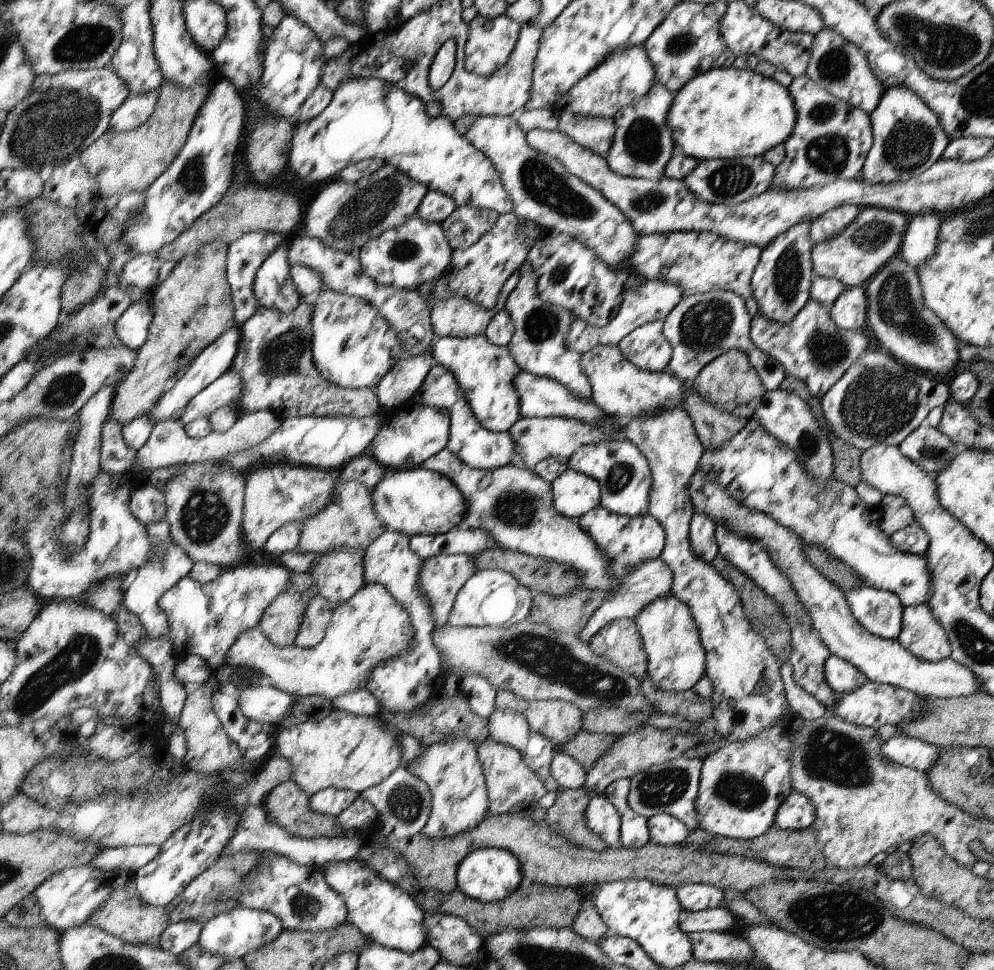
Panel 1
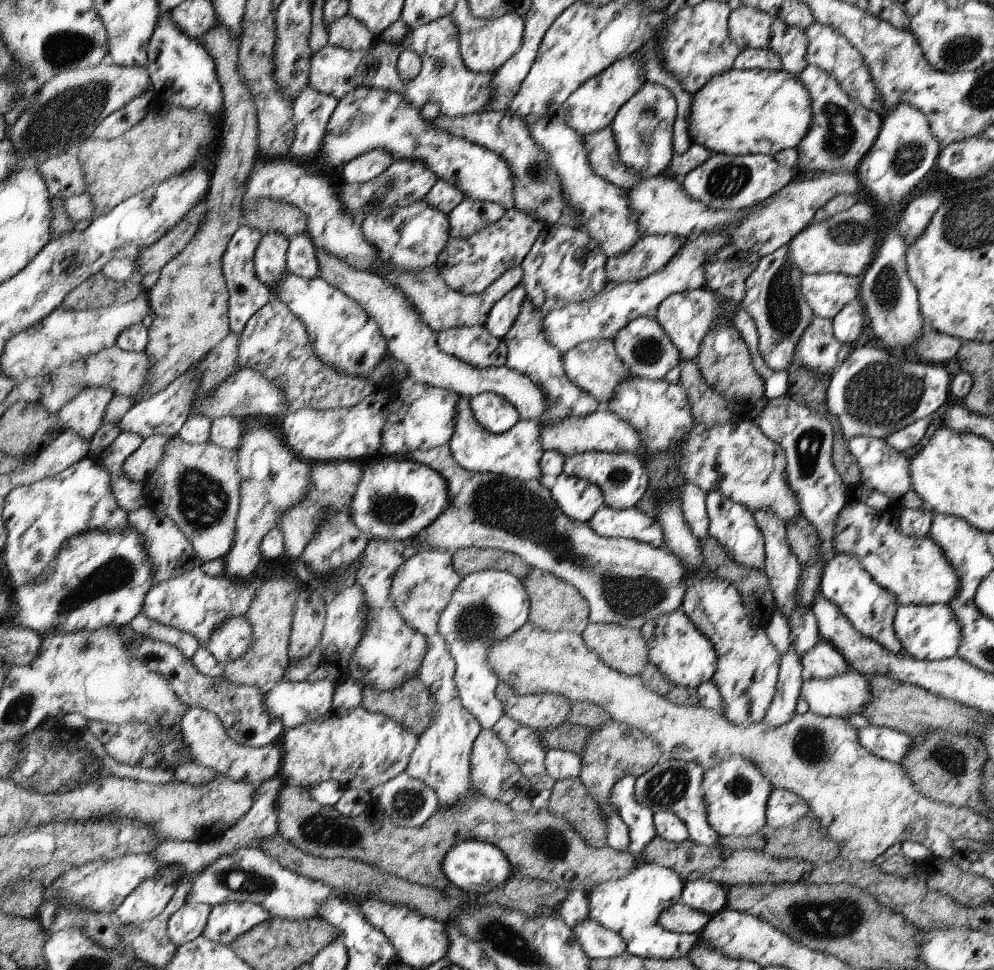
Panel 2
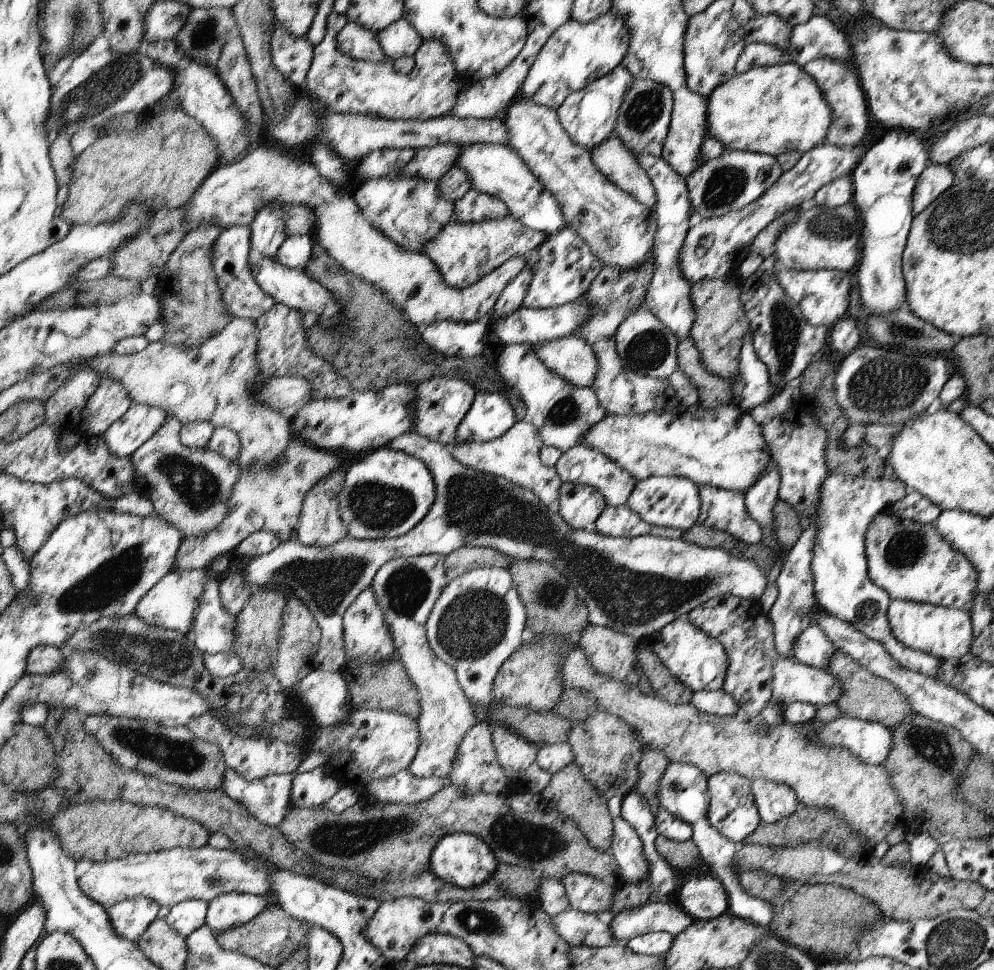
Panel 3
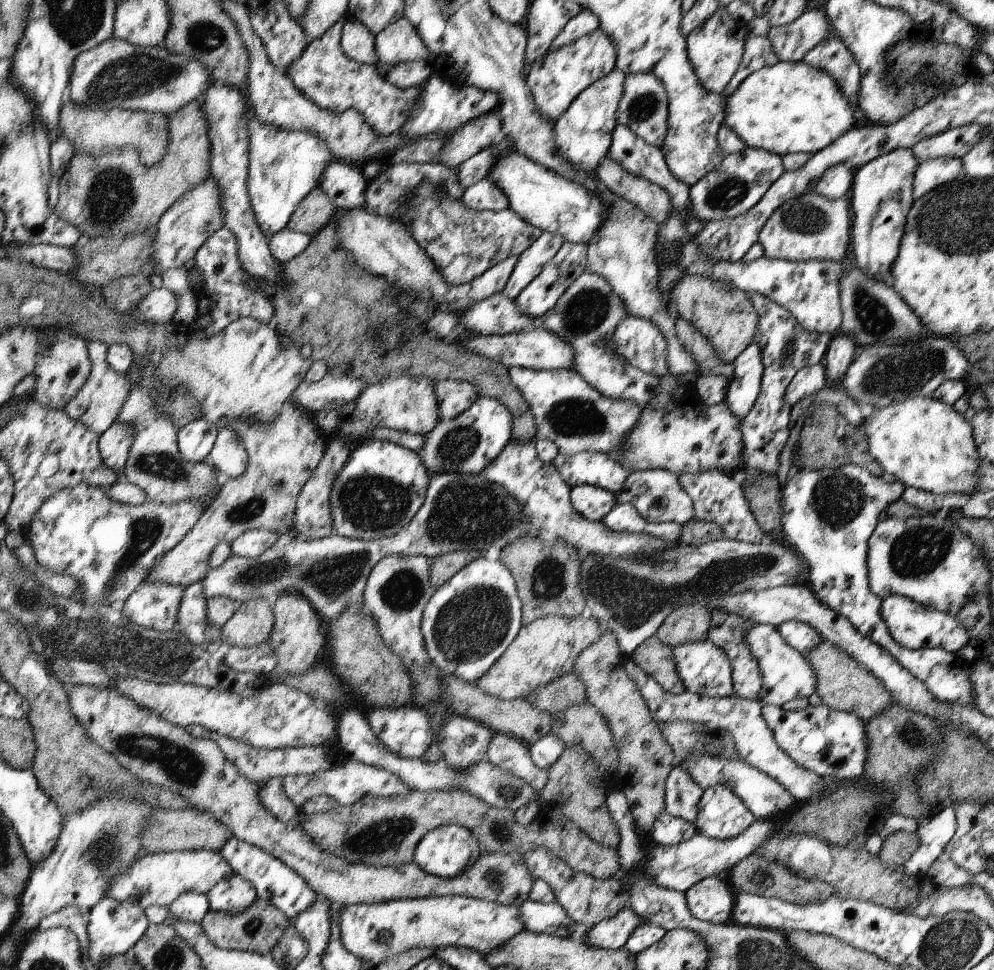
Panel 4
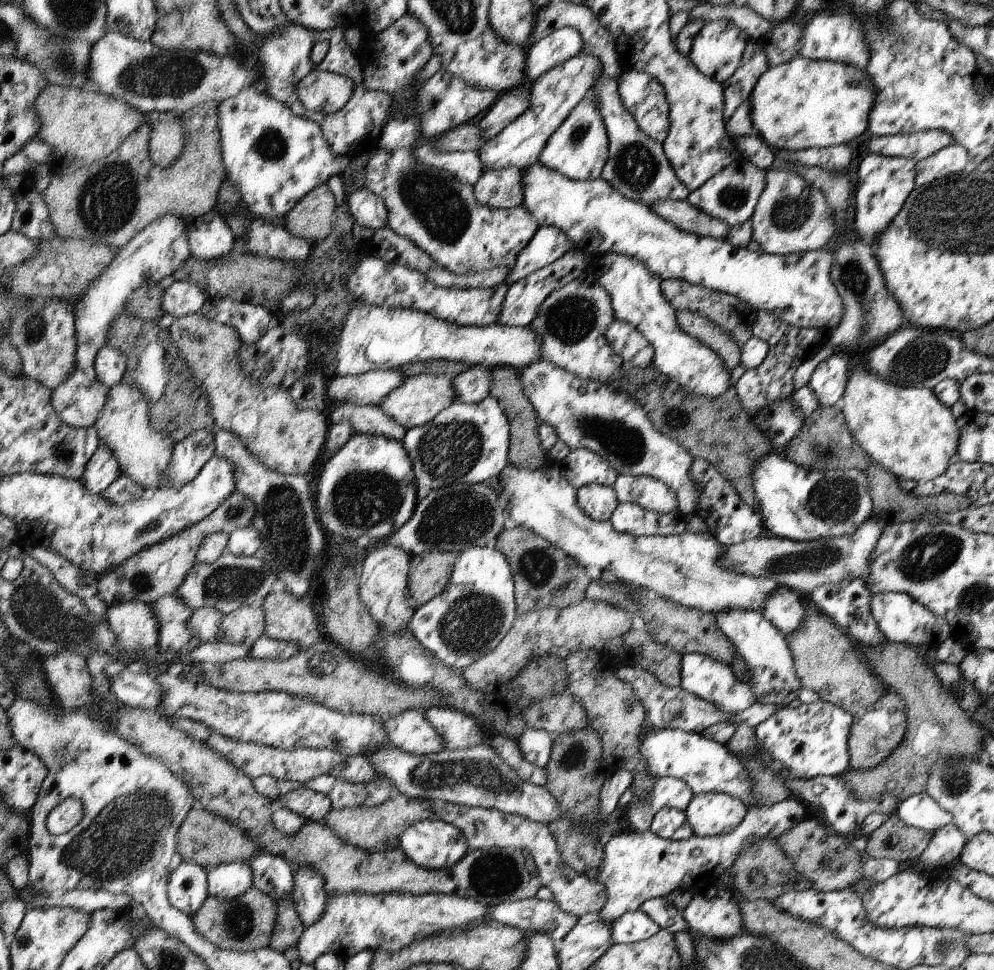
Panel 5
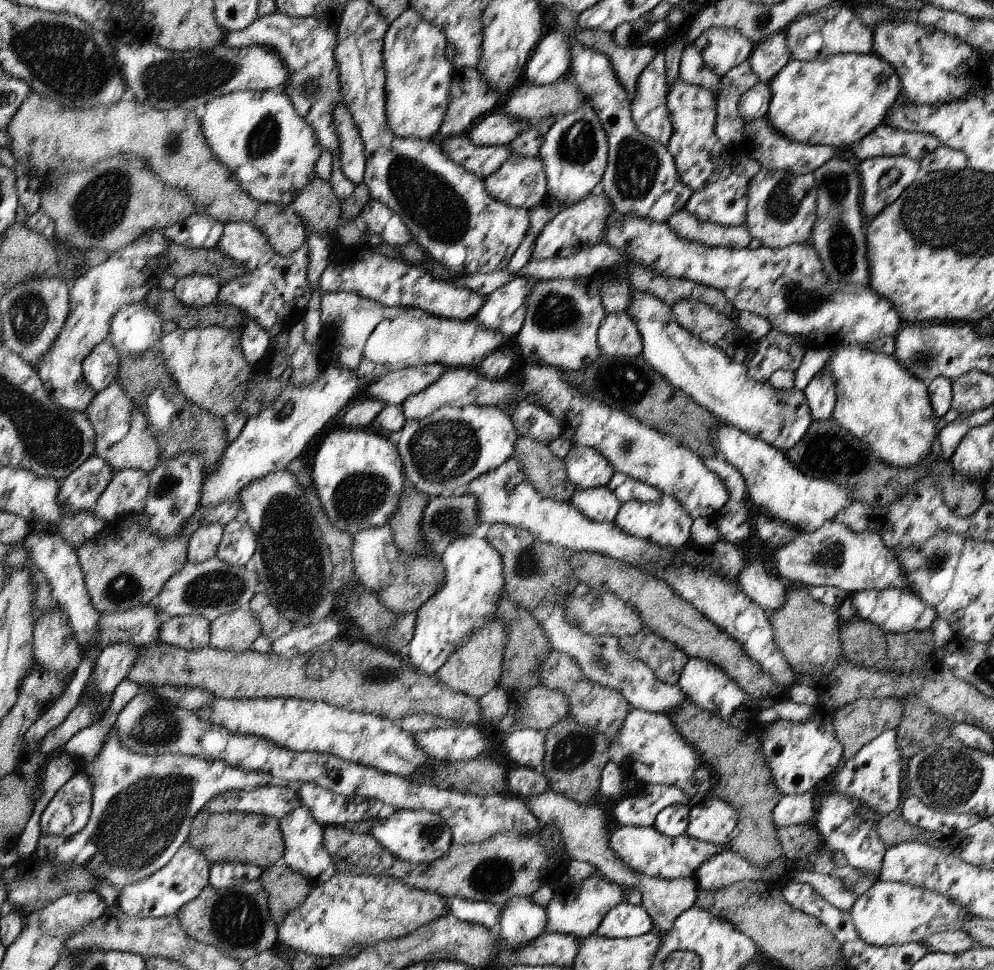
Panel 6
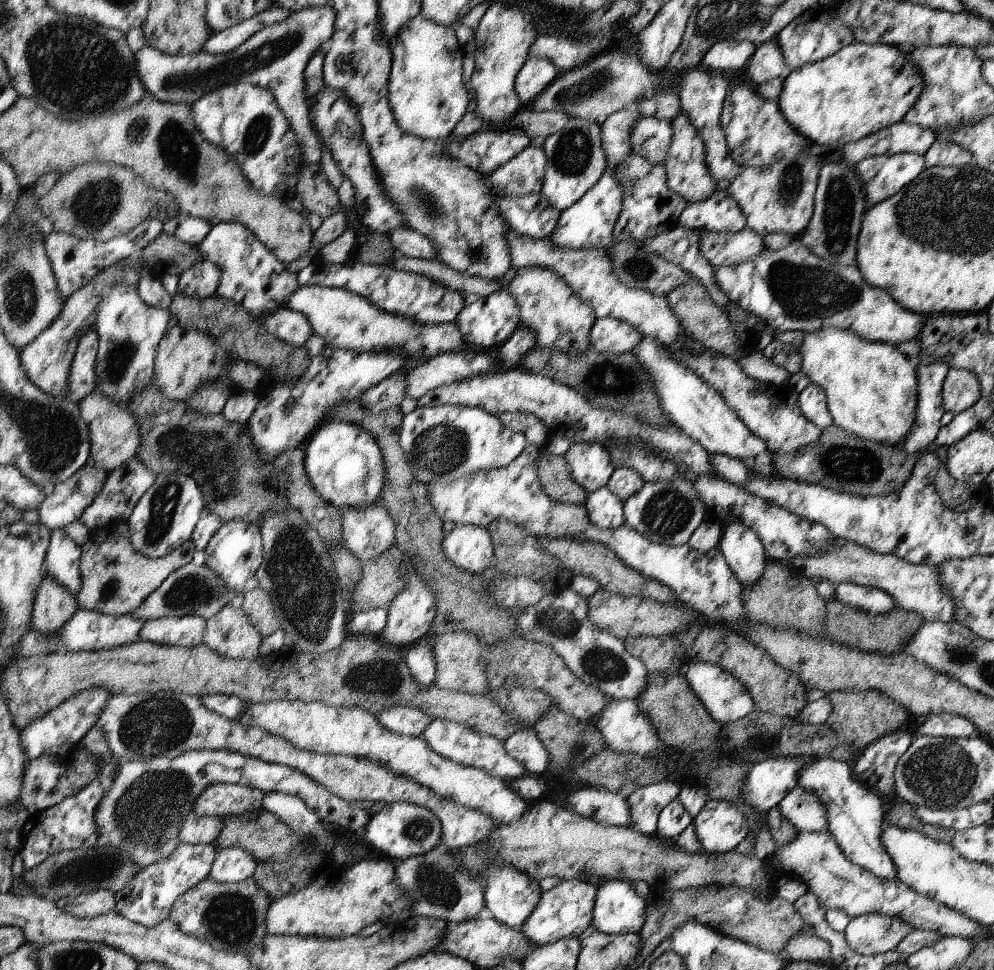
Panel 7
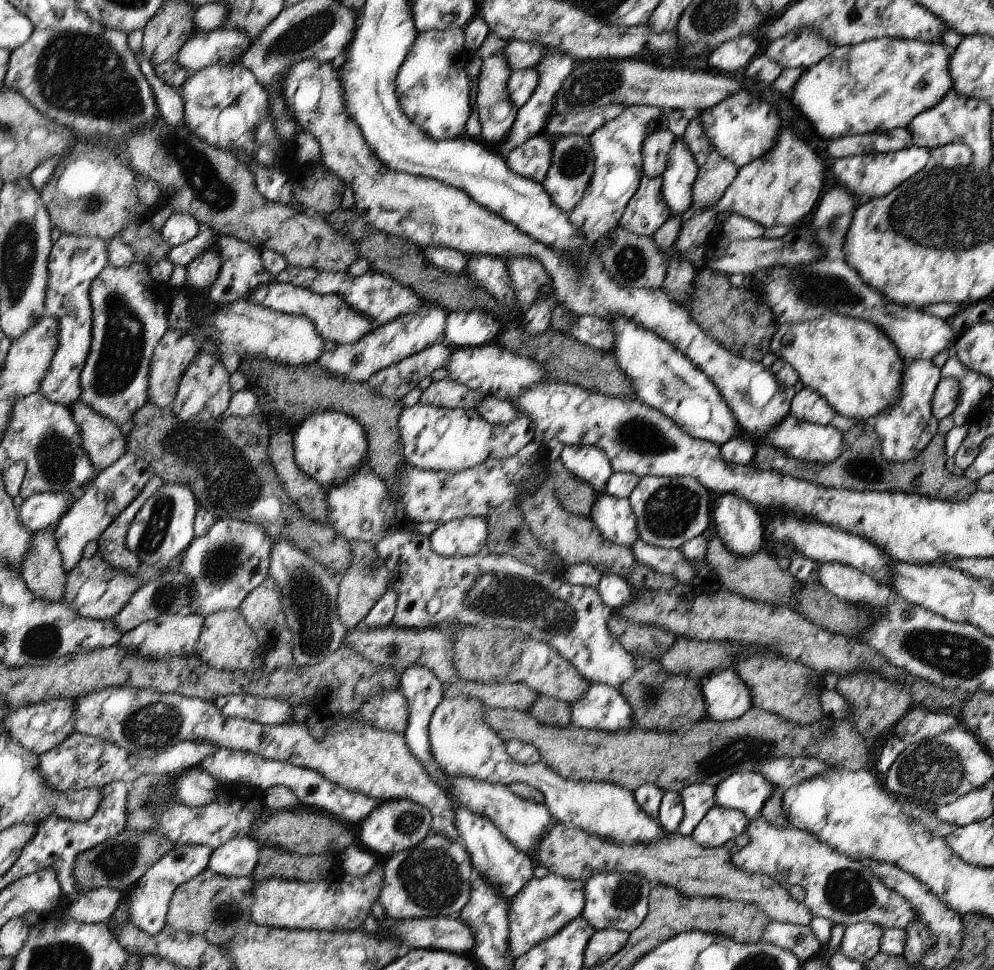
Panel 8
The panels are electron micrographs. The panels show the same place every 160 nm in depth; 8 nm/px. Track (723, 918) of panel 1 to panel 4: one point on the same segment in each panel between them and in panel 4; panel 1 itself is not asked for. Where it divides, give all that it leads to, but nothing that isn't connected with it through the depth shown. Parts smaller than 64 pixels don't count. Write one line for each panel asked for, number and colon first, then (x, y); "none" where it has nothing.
2: (679, 918)
3: (662, 916)
4: (613, 933)

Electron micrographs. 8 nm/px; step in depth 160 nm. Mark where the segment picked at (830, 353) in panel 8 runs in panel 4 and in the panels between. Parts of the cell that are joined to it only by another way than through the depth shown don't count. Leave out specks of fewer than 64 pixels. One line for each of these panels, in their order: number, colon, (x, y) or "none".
4: (923, 442)
5: (908, 431)
6: (889, 409)
7: (871, 387)

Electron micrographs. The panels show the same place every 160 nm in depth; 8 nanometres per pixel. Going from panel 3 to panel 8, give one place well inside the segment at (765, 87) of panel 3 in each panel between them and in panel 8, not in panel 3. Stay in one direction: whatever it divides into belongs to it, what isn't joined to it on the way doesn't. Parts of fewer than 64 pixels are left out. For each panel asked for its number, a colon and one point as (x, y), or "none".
4: (789, 107)
5: (804, 103)
6: (837, 101)
7: (861, 89)
8: (877, 85)

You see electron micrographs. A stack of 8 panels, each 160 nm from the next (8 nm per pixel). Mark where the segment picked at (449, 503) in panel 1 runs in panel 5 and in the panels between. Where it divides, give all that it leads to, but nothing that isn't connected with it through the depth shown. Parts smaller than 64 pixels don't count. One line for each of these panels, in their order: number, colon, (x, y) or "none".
2: (397, 498)
3: (387, 493)
4: (382, 487)
5: (368, 488)

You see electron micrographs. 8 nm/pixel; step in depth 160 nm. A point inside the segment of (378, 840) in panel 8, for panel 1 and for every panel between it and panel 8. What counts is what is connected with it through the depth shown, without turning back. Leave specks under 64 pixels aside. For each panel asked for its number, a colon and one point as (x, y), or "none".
1: (488, 874)
2: (475, 867)
3: (462, 859)
4: (446, 851)
5: (432, 844)
6: (418, 836)
7: (401, 830)

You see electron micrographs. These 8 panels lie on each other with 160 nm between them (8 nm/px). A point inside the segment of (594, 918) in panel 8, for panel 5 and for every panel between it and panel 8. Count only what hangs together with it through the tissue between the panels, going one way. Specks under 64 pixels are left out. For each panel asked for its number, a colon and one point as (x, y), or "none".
5: (634, 926)
6: (626, 920)
7: (618, 909)

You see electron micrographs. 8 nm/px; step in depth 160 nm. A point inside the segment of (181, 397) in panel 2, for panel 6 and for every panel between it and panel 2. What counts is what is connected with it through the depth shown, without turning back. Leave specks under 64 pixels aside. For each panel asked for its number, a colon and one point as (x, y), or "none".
3: (129, 433)
4: (114, 445)
5: (103, 469)
6: (80, 491)

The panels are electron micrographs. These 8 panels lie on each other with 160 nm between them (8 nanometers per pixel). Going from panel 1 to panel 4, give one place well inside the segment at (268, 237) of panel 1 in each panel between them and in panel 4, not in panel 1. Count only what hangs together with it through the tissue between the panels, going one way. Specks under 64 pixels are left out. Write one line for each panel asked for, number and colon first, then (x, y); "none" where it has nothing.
2: (249, 294)
3: (244, 297)
4: (229, 294)

